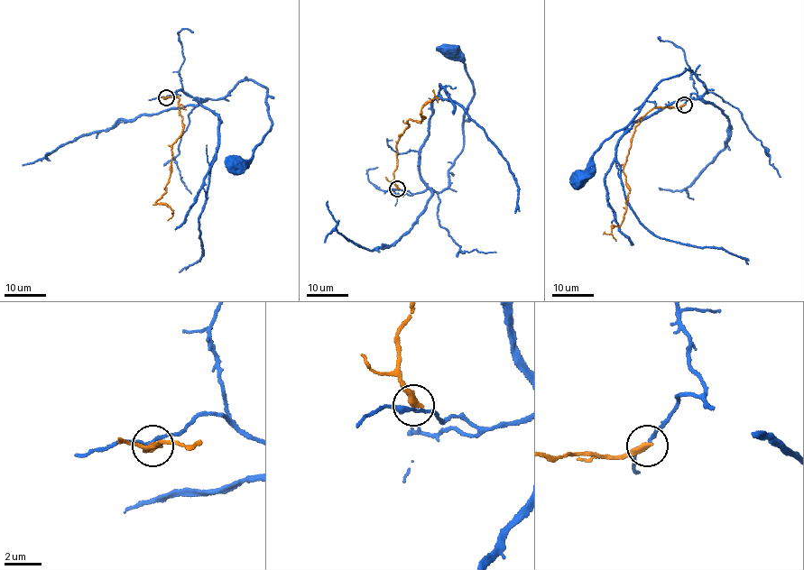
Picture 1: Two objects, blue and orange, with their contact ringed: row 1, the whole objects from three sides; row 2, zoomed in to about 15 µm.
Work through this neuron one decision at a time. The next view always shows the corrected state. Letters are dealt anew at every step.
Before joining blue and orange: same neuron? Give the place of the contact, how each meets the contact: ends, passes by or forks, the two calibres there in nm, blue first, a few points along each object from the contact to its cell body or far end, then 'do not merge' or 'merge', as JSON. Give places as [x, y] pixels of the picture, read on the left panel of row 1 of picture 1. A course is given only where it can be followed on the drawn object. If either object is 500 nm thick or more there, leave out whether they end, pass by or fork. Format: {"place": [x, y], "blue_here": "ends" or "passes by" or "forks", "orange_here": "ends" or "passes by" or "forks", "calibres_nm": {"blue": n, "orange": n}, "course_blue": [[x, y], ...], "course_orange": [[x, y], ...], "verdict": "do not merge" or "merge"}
{"place": [166, 97], "blue_here": "passes by", "orange_here": "ends", "calibres_nm": {"blue": 220, "orange": 400}, "course_blue": [[166, 96], [177, 91], [216, 99], [244, 79], [266, 87], [272, 124], [249, 160], [235, 163]], "course_orange": [[166, 97], [179, 96], [182, 124], [172, 144], [166, 192], [155, 203], [170, 207], [173, 215], [167, 221]], "verdict": "do not merge"}

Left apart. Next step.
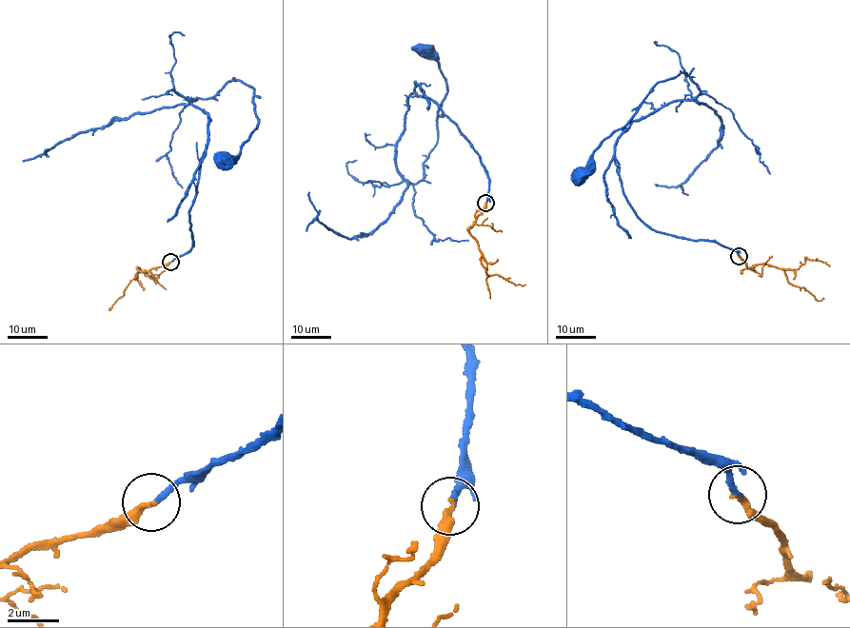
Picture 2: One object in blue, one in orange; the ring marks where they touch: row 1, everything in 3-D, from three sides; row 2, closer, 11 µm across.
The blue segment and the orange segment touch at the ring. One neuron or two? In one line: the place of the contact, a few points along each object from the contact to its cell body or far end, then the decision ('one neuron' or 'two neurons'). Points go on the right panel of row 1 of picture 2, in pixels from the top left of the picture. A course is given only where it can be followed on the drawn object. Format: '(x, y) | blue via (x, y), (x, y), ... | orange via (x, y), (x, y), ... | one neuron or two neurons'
(739, 256) | blue via (740, 256), (655, 231), (622, 189), (618, 137), (632, 122), (701, 94), (685, 72), (653, 87), (581, 174) | orange via (739, 255), (752, 268), (766, 264), (797, 269), (805, 263), (805, 258), (820, 260), (828, 266) | one neuron

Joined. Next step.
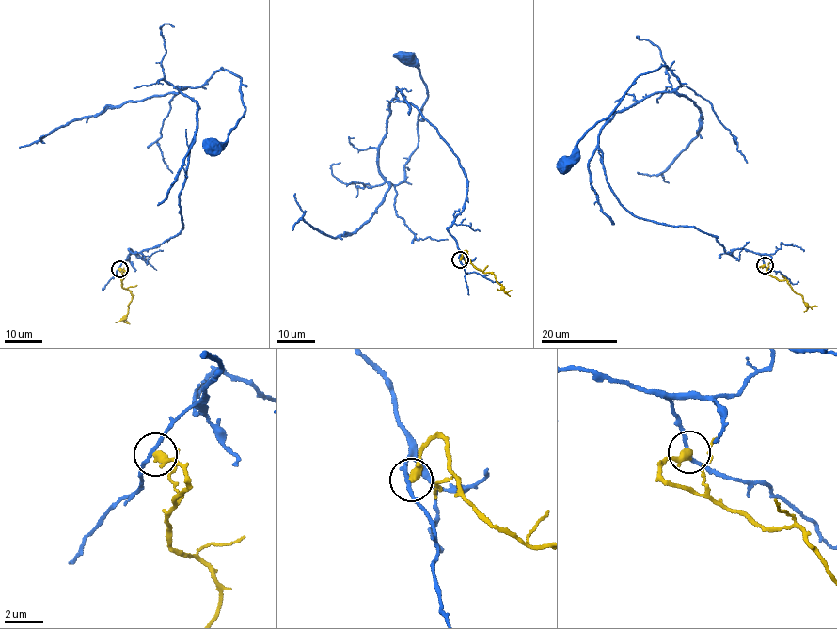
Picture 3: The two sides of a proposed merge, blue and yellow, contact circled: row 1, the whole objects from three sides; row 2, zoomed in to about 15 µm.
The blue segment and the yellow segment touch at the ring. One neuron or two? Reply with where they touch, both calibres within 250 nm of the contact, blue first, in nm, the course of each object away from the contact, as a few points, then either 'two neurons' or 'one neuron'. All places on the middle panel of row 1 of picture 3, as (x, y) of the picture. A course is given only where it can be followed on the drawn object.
at (460, 259); 170 nm thick on the blue side, 440 nm on the other; blue runs (460, 259), (448, 230), (466, 177), (396, 98), (379, 170), (398, 185), (417, 147), (428, 97), (406, 58); yellow runs (460, 259), (466, 251), (469, 262), (484, 273), (493, 274), (504, 291), (512, 290); two neurons

